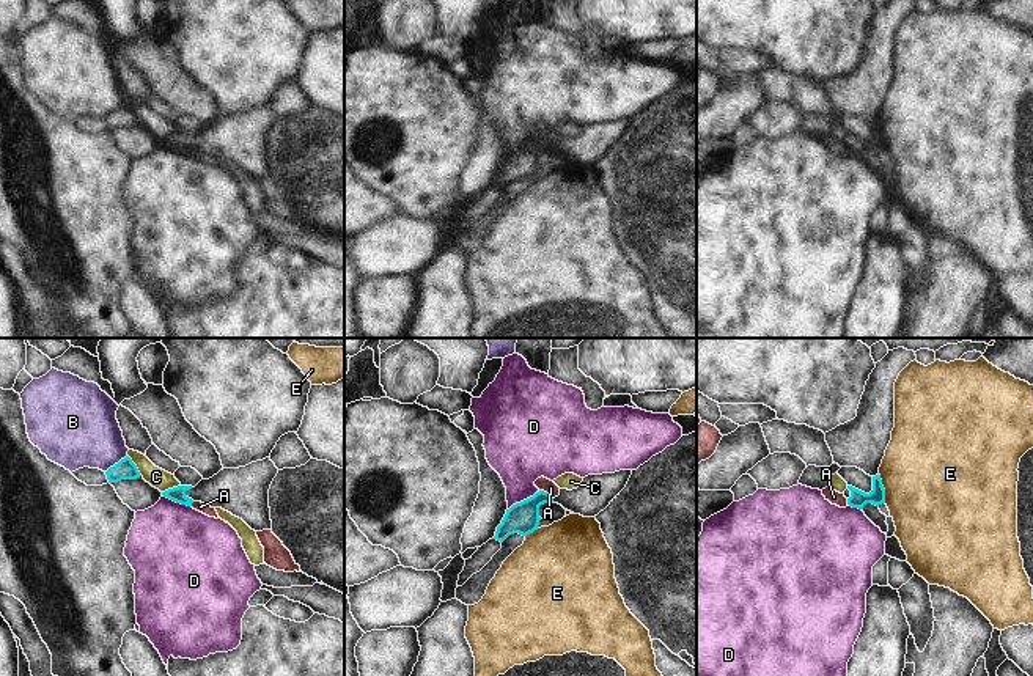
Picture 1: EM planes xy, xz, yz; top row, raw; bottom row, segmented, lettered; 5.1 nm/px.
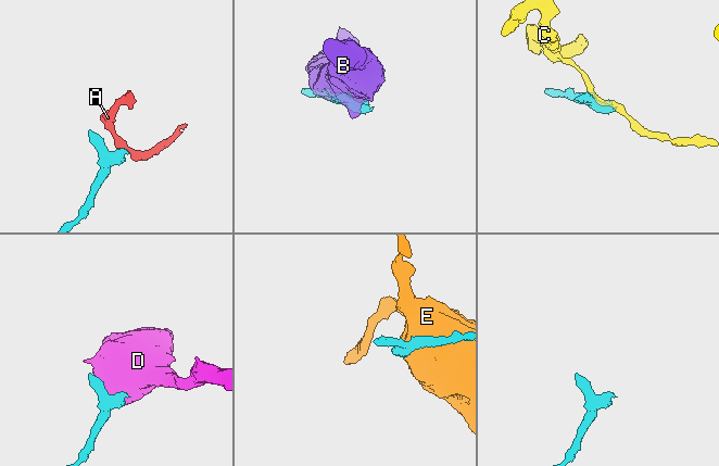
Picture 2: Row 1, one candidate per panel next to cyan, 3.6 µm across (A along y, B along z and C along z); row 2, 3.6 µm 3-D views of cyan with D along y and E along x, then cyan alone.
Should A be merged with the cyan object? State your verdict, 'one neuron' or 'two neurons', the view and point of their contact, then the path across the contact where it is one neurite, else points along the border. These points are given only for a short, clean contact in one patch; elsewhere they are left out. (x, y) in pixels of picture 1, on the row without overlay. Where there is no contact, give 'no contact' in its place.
two neurons | xz (546, 140) | along xz (540, 137), (552, 146)

